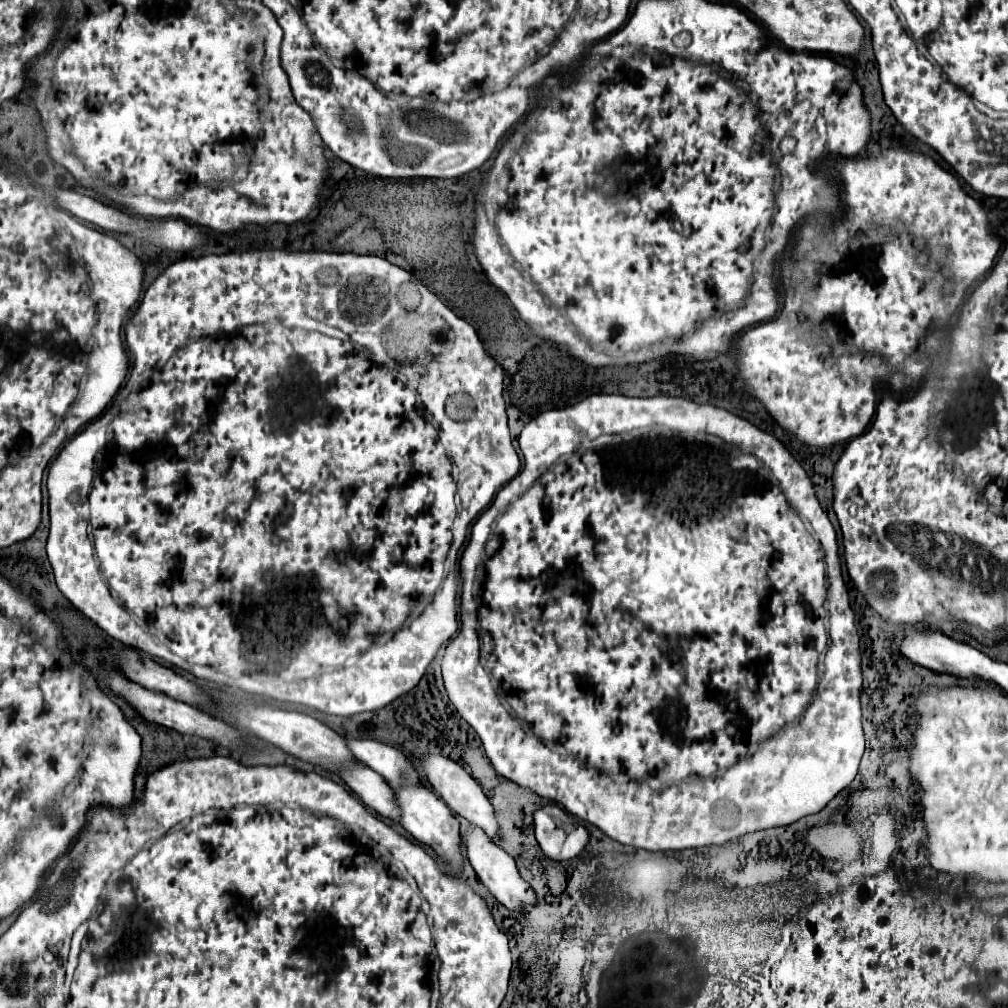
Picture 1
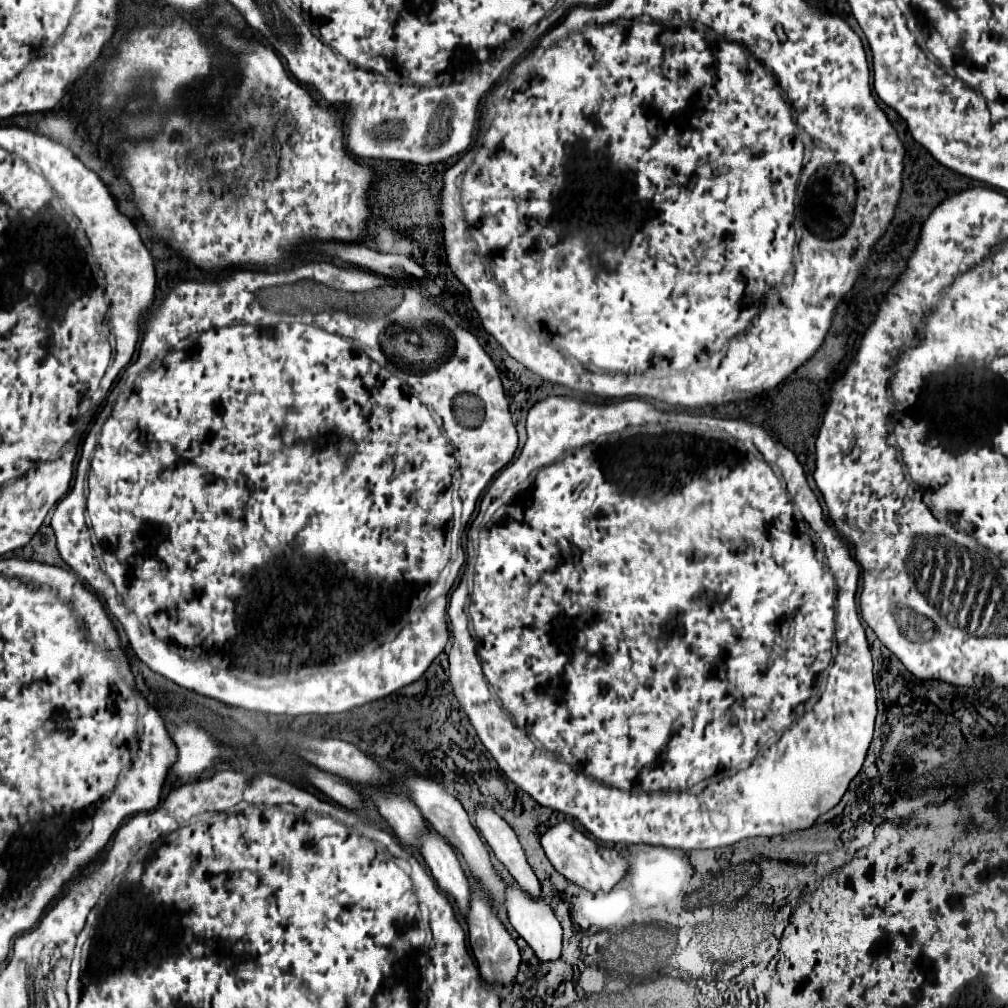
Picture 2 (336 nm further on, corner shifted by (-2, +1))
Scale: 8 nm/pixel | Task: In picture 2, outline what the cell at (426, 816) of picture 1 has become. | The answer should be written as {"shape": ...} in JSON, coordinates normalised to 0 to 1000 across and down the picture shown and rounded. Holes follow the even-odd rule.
{"shape":[[[463,867],[465,871],[465,877],[467,877],[467,903],[463,907],[463,917],[465,917],[465,937],[467,937],[467,942],[469,942],[469,948],[473,952],[473,958],[475,958],[475,966],[479,970],[479,974],[483,976],[507,976],[513,968],[513,962],[515,962],[515,954],[517,954],[517,948],[515,948],[515,940],[511,937],[511,933],[507,931],[507,927],[503,925],[503,921],[497,917],[497,913],[493,911],[491,903],[487,901],[485,897],[485,891],[481,893],[481,887],[475,883],[475,879],[471,877],[471,873],[467,871],[467,867]]]}

